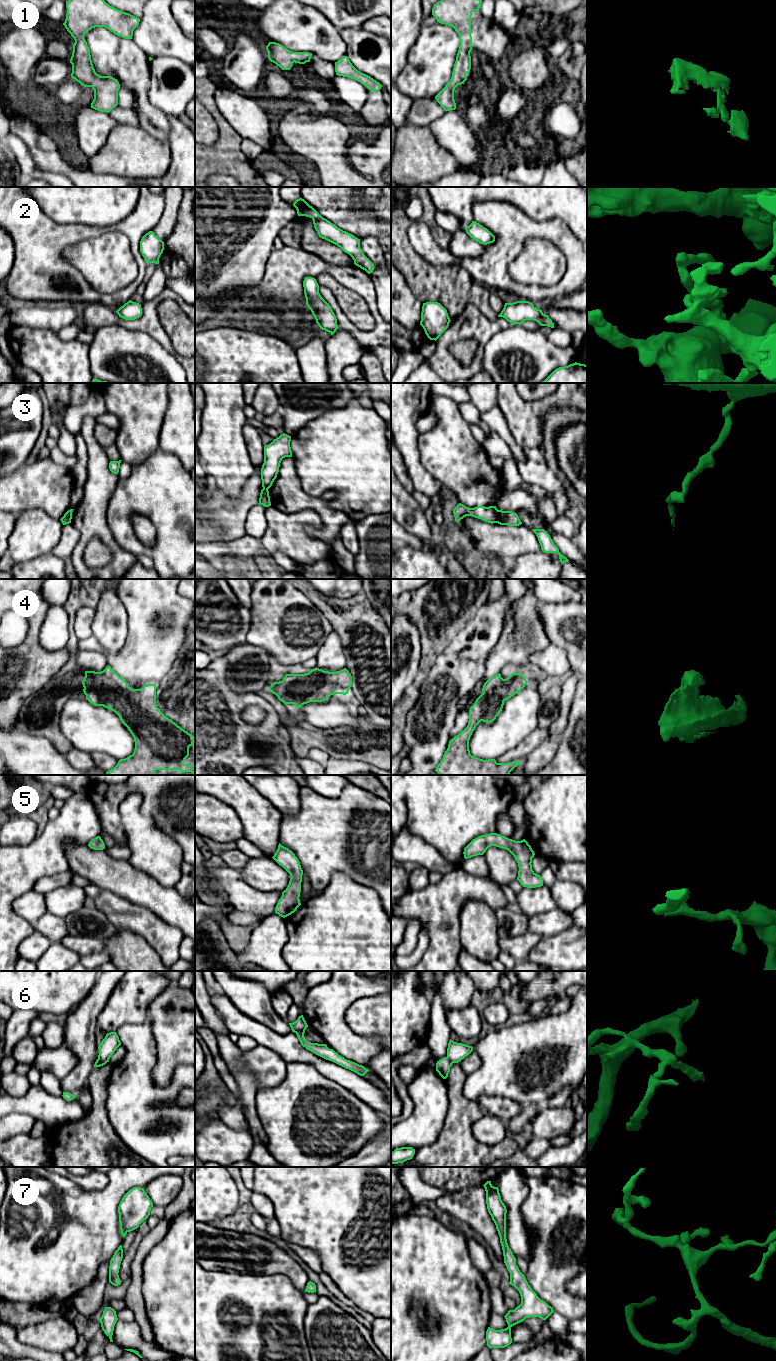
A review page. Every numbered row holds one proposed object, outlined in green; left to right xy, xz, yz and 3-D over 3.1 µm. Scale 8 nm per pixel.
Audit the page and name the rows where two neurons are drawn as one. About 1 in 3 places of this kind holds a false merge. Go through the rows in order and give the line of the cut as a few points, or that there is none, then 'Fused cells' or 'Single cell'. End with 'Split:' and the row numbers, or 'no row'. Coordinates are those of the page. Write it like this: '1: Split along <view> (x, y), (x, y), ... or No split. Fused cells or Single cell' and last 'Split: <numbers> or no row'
1: No split. Single cell
2: No split. Single cell
3: Split along yz (498, 510), (496, 522). Fused cells
4: No split. Single cell
5: No split. Single cell
6: Split along xz (304, 1030), (295, 1032). Fused cells
7: No split. Single cell
Split: 3, 6

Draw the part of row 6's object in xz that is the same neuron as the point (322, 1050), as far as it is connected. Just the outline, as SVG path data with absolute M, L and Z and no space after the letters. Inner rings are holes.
M298 1031L296 1032L296 1035L301 1045L307 1050L326 1060L332 1061L346 1069L349 1069L360 1076L364 1076L369 1071L364 1066L347 1060L344 1057L338 1055L333 1049L329 1049L326 1044L311 1043L307 1041L304 1037L304 1033L305 1031Z

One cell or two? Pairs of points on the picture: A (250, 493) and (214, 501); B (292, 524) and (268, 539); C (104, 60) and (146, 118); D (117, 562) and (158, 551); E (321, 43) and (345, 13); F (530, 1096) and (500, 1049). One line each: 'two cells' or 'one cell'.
A: one cell
B: one cell
C: one cell
D: two cells
E: two cells
F: one cell

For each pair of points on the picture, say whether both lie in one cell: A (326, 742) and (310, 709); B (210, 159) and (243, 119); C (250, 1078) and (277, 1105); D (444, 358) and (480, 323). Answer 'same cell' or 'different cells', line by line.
A: different cells
B: different cells
C: different cells
D: same cell

